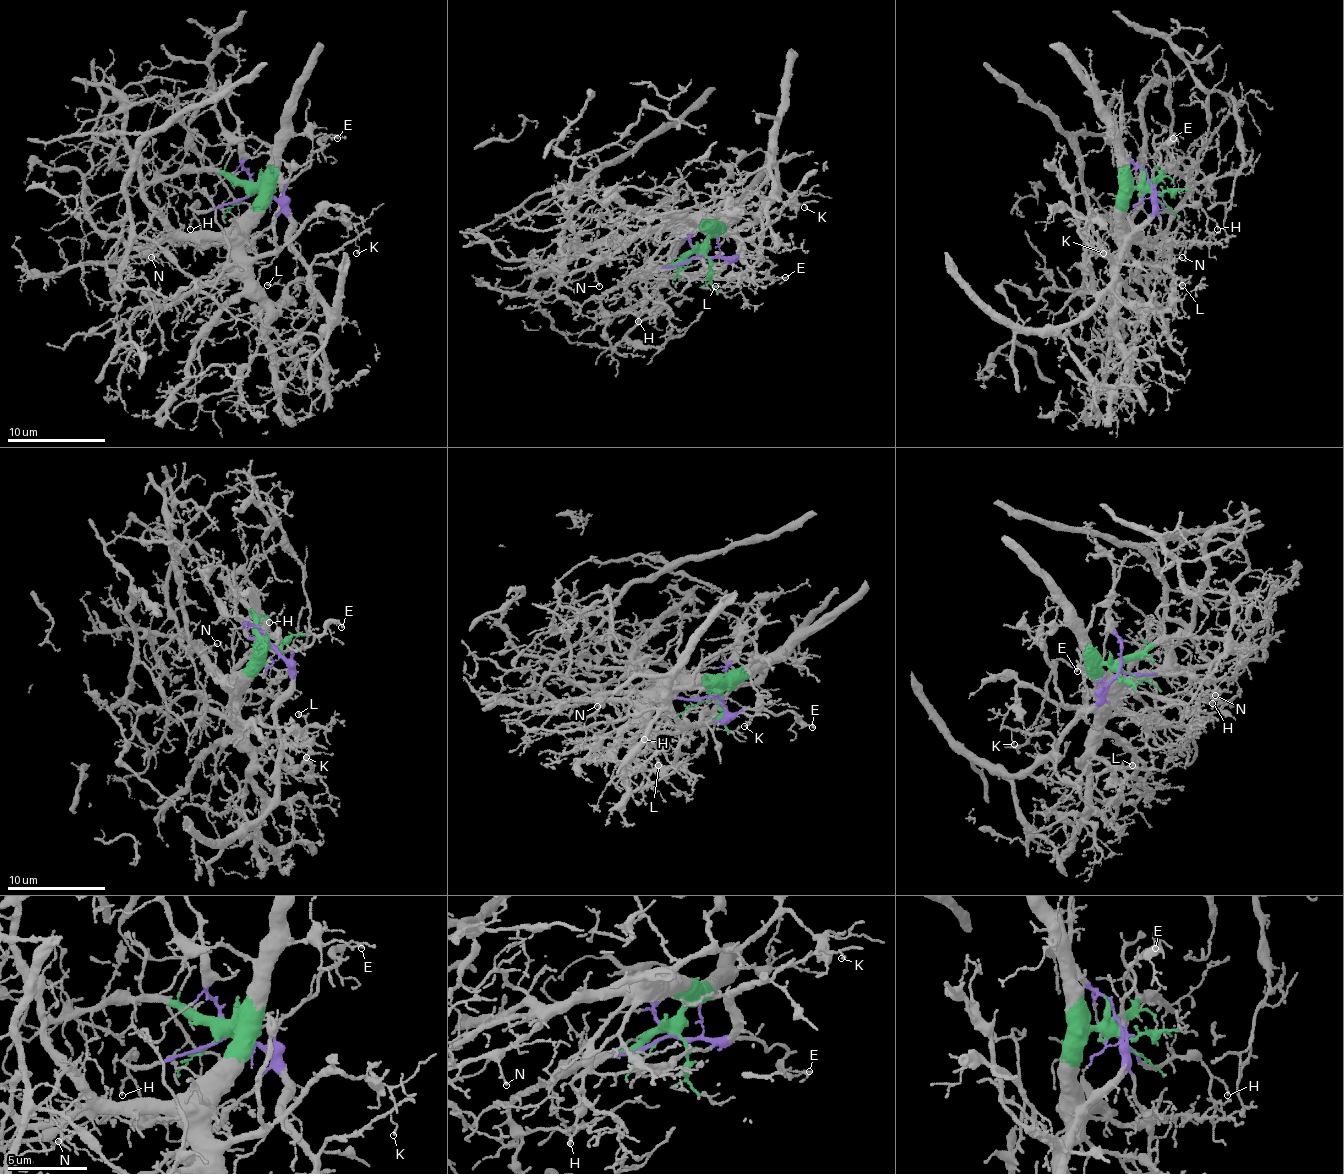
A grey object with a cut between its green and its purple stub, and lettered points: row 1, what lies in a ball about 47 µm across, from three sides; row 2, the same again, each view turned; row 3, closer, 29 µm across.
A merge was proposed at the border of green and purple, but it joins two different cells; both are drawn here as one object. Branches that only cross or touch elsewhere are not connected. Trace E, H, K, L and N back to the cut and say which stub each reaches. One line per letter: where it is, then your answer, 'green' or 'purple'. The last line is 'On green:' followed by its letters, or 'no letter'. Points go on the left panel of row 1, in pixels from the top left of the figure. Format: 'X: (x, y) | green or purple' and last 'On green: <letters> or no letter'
E: (337, 138) | purple
H: (190, 229) | purple
K: (356, 253) | purple
L: (267, 285) | green
N: (151, 257) | green
On green: L, N

